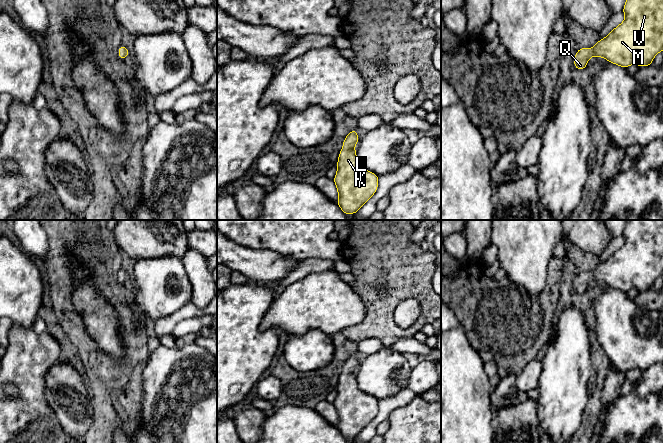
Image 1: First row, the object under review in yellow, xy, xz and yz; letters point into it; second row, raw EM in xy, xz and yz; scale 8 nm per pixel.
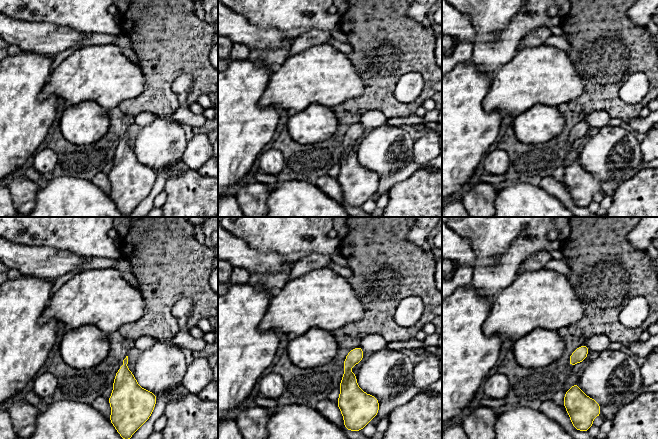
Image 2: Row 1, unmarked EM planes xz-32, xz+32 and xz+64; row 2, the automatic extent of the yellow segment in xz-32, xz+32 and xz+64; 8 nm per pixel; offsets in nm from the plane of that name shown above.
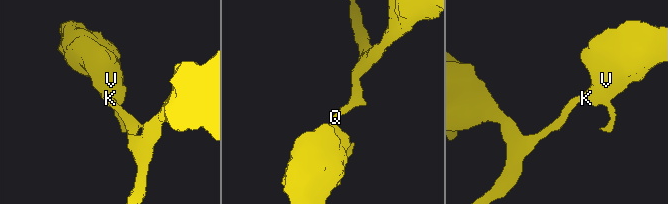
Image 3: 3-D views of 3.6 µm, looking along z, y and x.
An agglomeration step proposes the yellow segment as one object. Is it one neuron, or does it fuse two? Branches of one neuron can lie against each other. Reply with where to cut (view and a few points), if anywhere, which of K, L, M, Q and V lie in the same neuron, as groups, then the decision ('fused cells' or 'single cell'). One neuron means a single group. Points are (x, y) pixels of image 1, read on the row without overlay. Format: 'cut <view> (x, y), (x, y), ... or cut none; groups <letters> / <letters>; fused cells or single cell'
cut none; groups K L M Q V; single cell

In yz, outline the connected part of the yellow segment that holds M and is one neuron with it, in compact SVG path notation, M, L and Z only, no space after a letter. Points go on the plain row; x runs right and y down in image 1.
M628 220L622 236L625 239L624 245L592 273L578 273L574 279L577 294L586 292L592 280L602 281L623 292L632 288L639 291L652 290L654 281L663 275L663 220Z

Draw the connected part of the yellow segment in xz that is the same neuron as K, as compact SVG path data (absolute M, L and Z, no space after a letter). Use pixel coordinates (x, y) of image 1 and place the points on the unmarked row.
M353 353L344 363L333 405L337 411L337 428L344 438L355 438L375 418L379 400L361 391L355 369L359 365Z

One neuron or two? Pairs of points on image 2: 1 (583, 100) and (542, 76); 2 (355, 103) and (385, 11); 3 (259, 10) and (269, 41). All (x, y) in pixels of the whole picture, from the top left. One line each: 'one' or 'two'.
1: two
2: one
3: two

